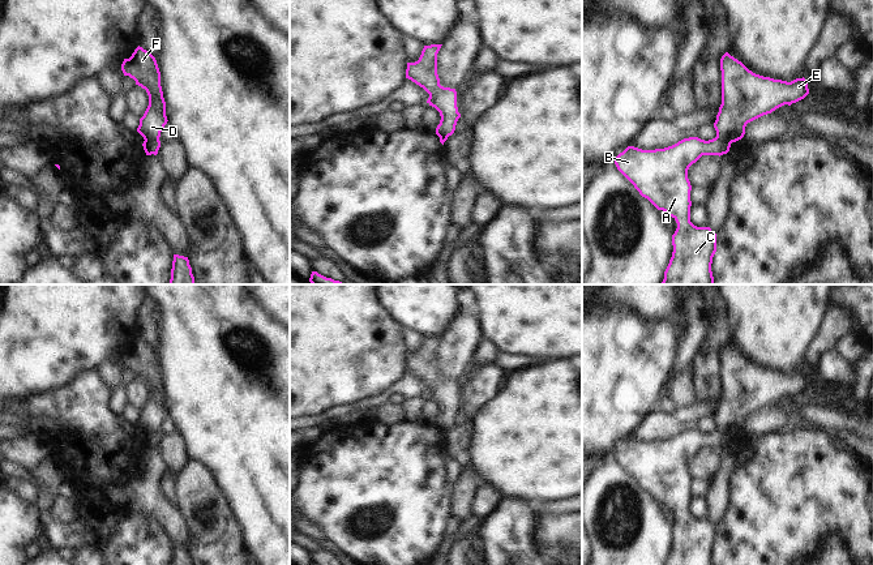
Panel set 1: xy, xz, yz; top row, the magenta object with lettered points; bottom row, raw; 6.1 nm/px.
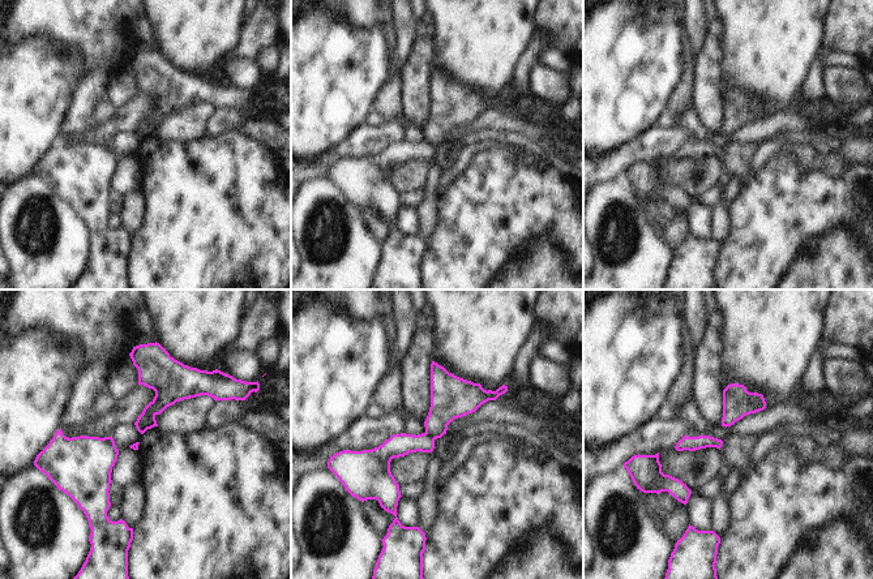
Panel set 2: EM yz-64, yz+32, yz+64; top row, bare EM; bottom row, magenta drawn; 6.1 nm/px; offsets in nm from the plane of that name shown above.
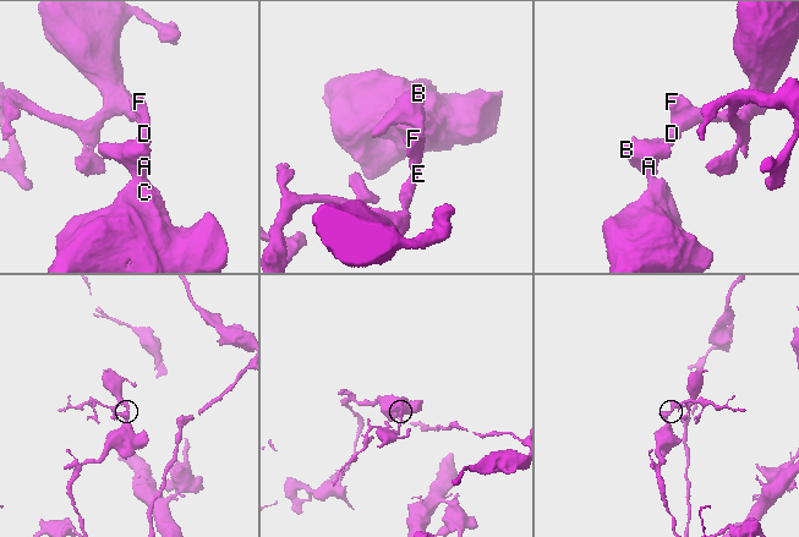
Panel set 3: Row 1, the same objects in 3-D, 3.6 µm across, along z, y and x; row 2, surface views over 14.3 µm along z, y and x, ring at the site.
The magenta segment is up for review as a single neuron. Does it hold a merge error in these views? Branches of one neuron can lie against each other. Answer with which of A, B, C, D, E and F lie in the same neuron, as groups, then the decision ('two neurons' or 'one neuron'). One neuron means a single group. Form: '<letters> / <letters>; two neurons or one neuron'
A B C / D E F; two neurons

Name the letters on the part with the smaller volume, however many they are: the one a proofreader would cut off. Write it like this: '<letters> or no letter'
D, E, F.

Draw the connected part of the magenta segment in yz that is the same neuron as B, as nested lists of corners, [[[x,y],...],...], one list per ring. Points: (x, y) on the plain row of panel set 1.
[[[689,429],[655,442],[628,438],[615,450],[617,462],[658,502],[672,509],[677,521],[672,527],[673,544],[664,565],[712,565],[716,526],[690,514],[689,459],[702,448],[723,448],[731,436],[715,429],[705,433]]]

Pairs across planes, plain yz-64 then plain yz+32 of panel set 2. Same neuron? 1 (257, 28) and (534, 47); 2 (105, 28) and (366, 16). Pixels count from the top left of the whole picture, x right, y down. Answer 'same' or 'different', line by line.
1: same
2: same

